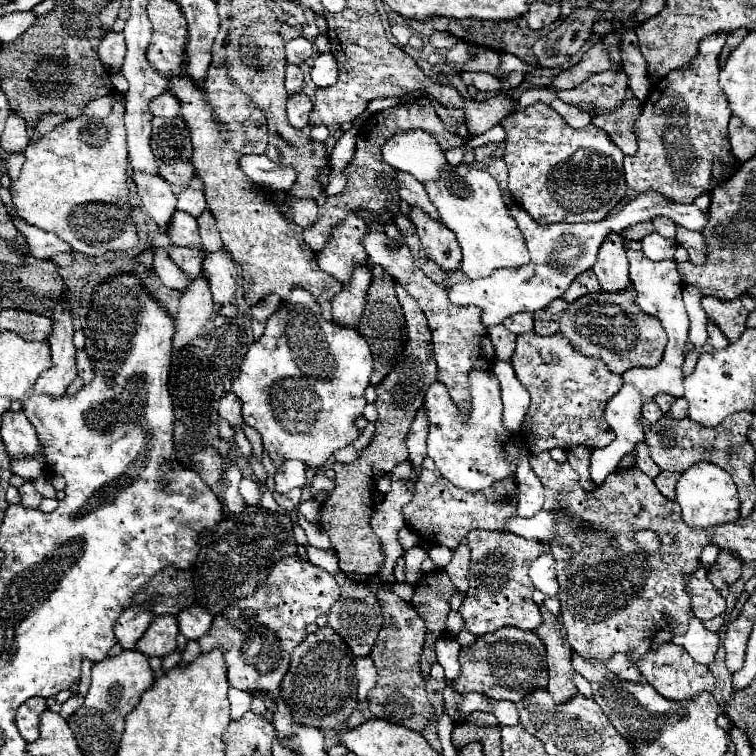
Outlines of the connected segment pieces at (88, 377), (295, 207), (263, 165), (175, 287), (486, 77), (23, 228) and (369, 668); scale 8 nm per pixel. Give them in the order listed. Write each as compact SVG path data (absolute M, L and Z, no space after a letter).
M84 349L78 351L76 361L78 361L78 375L82 377L84 383L90 383L94 379L94 367L92 367L92 361L88 359L88 355L86 355Z
M286 195L286 203L290 203L290 213L292 221L300 225L302 229L308 229L314 225L316 215L318 215L318 205L314 199L294 199Z
M244 155L240 159L240 169L246 175L250 175L254 183L266 185L268 189L278 191L278 193L286 193L290 185L294 185L296 181L296 173L290 167L288 169L278 167L266 155Z
M156 247L156 251L154 251L154 271L158 273L160 281L166 287L170 287L172 291L184 293L192 283L192 279L180 271L180 267L170 259L168 251L162 247Z
M462 71L460 77L466 85L474 85L478 91L496 91L496 89L500 89L500 81L490 73L466 73L466 71Z
M16 219L16 223L14 223L18 229L20 229L20 233L26 237L26 241L28 241L28 249L30 249L30 255L32 257L40 257L40 259L50 259L52 255L56 255L56 253L60 253L60 251L72 251L72 247L66 243L66 241L62 241L58 235L54 235L54 233L46 233L46 231L42 231L42 229L36 229L36 227L30 227L30 225L26 225L24 221L18 221Z
M370 657L356 659L356 679L358 679L358 701L366 701L368 691L376 683L376 667Z

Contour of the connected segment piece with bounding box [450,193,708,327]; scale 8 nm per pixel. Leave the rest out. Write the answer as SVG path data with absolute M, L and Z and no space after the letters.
M640 193L638 197L630 199L622 207L622 211L608 215L598 223L554 223L554 225L542 227L534 223L534 219L526 211L522 211L518 203L510 203L508 211L526 239L526 245L530 251L530 263L526 267L516 267L516 269L498 269L494 271L494 275L486 279L458 281L456 285L450 287L450 301L454 305L480 307L482 323L486 327L500 325L508 315L514 315L518 311L538 311L546 307L550 301L562 297L566 293L566 287L570 287L570 283L582 271L588 271L594 267L598 247L606 241L606 235L610 233L622 233L626 227L640 221L650 221L656 215L664 215L672 219L676 225L682 225L690 231L702 231L708 223L708 213L700 211L696 205L678 205L658 193Z

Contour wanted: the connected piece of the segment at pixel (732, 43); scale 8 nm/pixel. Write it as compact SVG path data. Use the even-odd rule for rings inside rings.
M740 27L738 31L732 31L730 35L728 35L728 39L726 39L726 45L724 45L724 49L722 49L722 53L720 53L720 65L724 65L726 63L726 59L728 59L728 55L740 45L740 41L746 37L746 29L744 27Z

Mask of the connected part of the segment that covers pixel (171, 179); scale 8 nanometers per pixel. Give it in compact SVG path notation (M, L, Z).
M154 117L150 145L156 157L158 173L168 183L186 187L194 175L194 167L190 163L192 143L184 119Z

